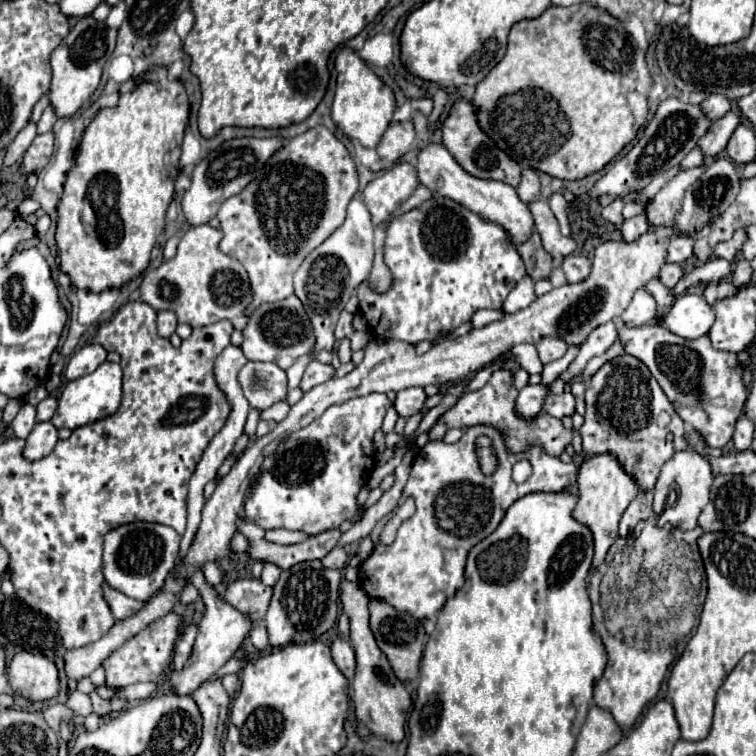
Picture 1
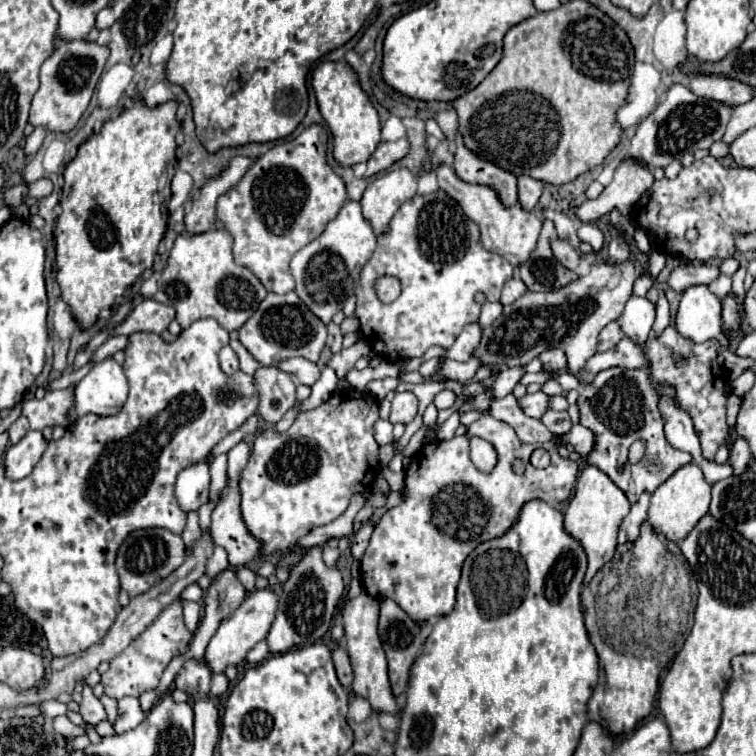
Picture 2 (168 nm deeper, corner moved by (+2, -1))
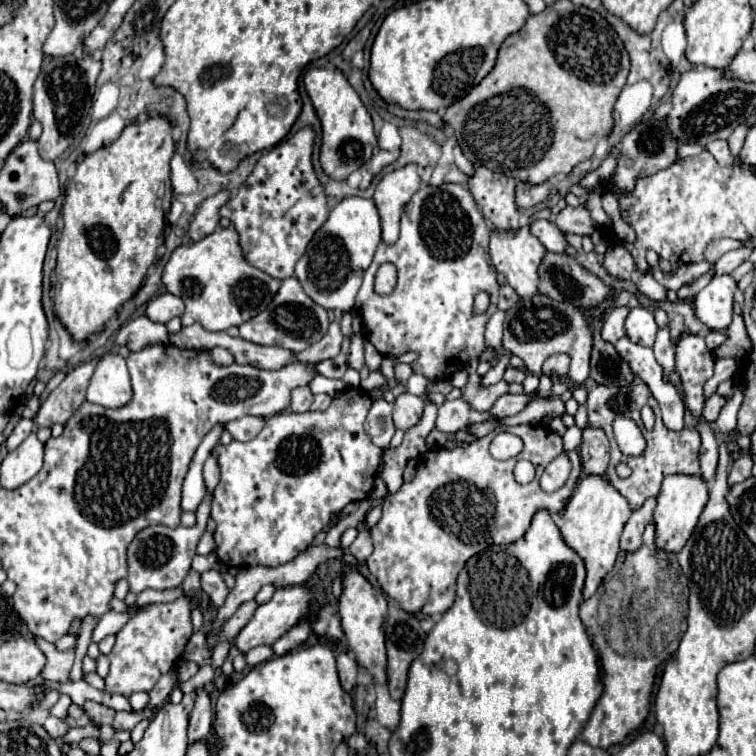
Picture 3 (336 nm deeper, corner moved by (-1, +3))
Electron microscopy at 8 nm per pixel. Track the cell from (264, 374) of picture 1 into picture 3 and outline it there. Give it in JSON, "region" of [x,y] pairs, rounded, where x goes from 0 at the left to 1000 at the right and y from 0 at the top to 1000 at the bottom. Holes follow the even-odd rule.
{"region":[[[407,512],[389,515],[389,517],[386,517],[386,533],[384,533],[384,541],[386,541],[389,546],[402,546],[402,544],[410,541],[413,528],[415,528],[415,522],[413,522],[413,517],[410,517]]]}

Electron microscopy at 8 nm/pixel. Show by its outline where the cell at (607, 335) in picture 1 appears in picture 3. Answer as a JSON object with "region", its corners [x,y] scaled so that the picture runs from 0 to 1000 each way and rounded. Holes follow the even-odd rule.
{"region":[[[828,403],[828,406],[815,406],[802,422],[799,422],[799,433],[796,433],[796,446],[807,454],[815,454],[823,443],[825,443],[825,425],[831,419],[831,411],[836,406]]]}

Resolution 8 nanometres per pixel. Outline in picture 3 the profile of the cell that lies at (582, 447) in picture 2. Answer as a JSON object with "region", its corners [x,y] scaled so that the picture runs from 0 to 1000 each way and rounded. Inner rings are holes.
{"region":[[[775,565],[770,570],[770,589],[767,589],[770,620],[775,628],[791,628],[804,634],[804,612],[807,612],[807,586],[796,567]]]}

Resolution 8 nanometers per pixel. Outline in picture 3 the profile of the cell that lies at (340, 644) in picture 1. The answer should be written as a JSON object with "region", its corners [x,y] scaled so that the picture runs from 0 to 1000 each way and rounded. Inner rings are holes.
{"region":[[[450,864],[450,866],[444,869],[444,874],[447,874],[447,893],[450,893],[450,903],[452,903],[452,909],[455,909],[460,917],[466,917],[466,911],[471,909],[474,880],[471,880],[468,869],[460,866],[460,864]]]}

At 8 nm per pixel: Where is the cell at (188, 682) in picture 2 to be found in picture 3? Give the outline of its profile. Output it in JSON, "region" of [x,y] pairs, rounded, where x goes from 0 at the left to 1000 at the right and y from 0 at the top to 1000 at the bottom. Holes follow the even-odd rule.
{"region":[[[267,909],[259,914],[262,914],[262,925],[257,930],[257,938],[254,938],[251,954],[249,954],[249,985],[272,980],[272,975],[280,964],[280,948],[283,948],[278,919]]]}

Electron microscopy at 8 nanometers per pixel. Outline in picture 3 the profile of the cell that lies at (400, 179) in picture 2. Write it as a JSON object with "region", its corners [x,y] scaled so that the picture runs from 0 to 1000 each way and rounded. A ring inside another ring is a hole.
{"region":[[[534,218],[519,229],[511,229],[497,247],[495,266],[505,292],[505,319],[519,324],[526,319],[529,284],[542,261],[556,250],[556,234],[550,218]]]}

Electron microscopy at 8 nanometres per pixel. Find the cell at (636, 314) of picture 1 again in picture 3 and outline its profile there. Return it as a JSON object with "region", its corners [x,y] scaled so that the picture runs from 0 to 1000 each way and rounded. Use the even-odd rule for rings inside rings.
{"region":[[[839,406],[828,422],[828,443],[836,454],[852,456],[852,459],[862,459],[865,448],[868,448],[868,438],[870,430],[865,425],[865,417],[860,411],[854,411],[852,406]]]}

